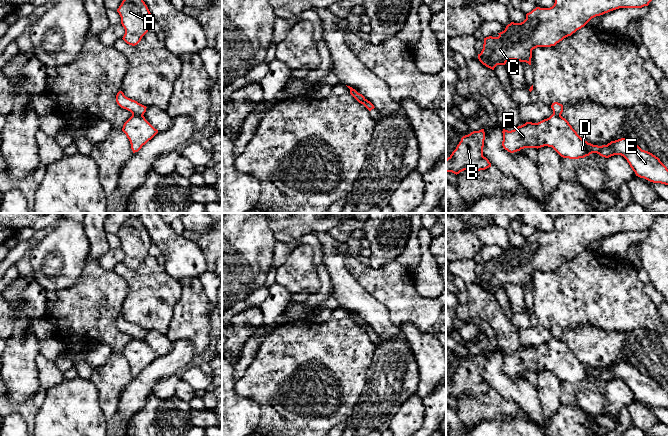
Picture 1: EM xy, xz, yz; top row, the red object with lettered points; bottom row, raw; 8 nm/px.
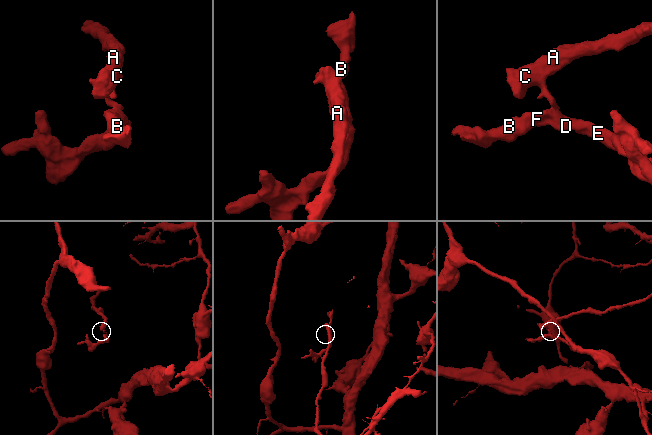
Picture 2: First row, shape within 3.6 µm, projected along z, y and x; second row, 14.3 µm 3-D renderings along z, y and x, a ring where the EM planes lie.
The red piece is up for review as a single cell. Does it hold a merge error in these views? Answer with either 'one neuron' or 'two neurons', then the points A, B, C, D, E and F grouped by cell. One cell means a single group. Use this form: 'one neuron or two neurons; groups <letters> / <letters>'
two neurons; groups A C / B D E F

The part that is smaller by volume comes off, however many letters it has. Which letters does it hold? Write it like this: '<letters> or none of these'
B, D, E, F

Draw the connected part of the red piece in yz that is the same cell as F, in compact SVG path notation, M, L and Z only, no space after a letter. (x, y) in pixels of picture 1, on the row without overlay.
M554 337L538 347L526 346L514 354L503 353L502 370L510 377L524 372L552 371L561 381L579 383L597 377L609 382L623 380L636 400L653 407L668 409L668 393L658 381L642 374L627 362L607 369L593 369L582 363L562 340Z

